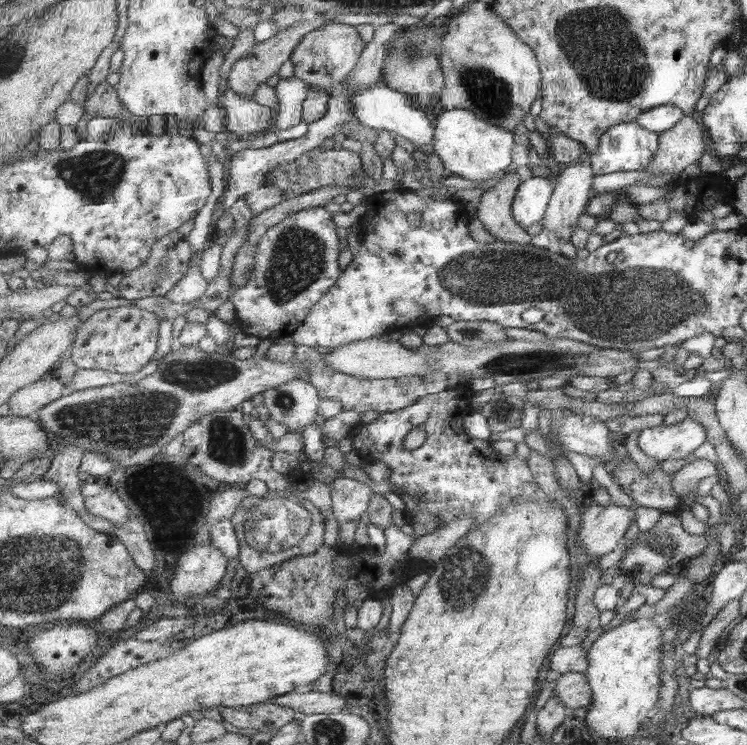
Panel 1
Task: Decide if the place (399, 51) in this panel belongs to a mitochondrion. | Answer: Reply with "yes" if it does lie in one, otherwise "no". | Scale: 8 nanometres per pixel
yes

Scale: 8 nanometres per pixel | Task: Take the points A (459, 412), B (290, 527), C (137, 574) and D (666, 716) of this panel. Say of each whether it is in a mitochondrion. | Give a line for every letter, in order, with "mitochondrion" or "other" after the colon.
A: other
B: mitochondrion
C: other
D: other

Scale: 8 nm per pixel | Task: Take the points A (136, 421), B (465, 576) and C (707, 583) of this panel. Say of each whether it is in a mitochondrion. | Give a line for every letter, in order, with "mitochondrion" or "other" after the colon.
A: mitochondrion
B: mitochondrion
C: other

